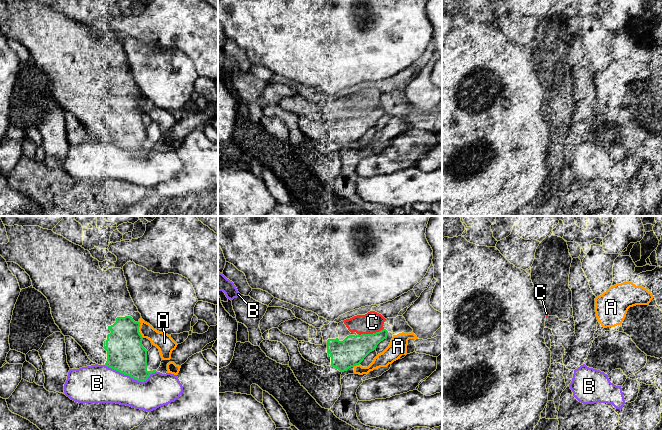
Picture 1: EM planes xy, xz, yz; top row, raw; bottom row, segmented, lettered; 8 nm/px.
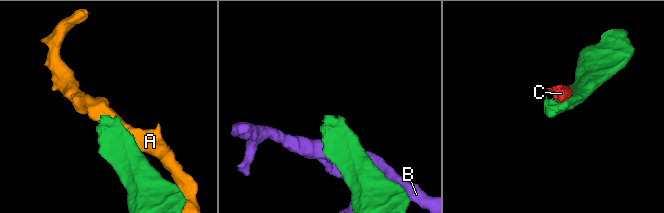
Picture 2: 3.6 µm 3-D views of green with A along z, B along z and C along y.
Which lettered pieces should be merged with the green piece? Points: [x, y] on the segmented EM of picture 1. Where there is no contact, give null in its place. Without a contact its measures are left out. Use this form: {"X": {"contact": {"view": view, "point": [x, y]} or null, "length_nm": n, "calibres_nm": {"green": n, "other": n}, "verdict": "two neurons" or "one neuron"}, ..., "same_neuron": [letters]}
{"A": {"contact": {"view": "xy", "point": [138, 329]}, "length_nm": 140, "calibres_nm": {"green": 300, "other": 140}, "verdict": "two neurons"}, "B": {"contact": {"view": "xy", "point": [130, 376]}, "length_nm": 420, "calibres_nm": {"green": 300, "other": 300}, "verdict": "two neurons"}, "C": {"contact": {"view": "xz", "point": [370, 334]}, "length_nm": 220, "calibres_nm": {"green": 220, "other": 170}, "verdict": "two neurons"}, "same_neuron": []}

